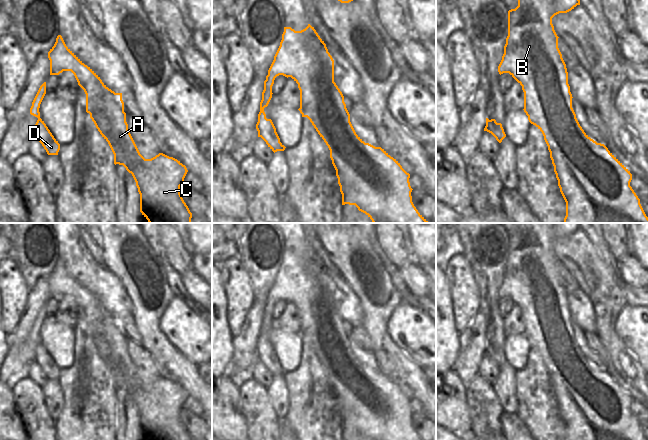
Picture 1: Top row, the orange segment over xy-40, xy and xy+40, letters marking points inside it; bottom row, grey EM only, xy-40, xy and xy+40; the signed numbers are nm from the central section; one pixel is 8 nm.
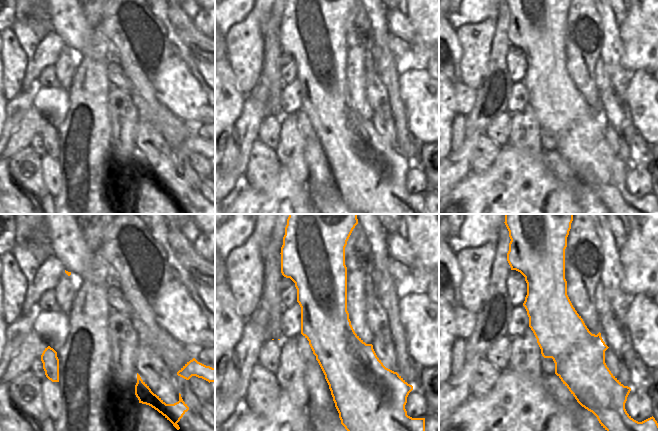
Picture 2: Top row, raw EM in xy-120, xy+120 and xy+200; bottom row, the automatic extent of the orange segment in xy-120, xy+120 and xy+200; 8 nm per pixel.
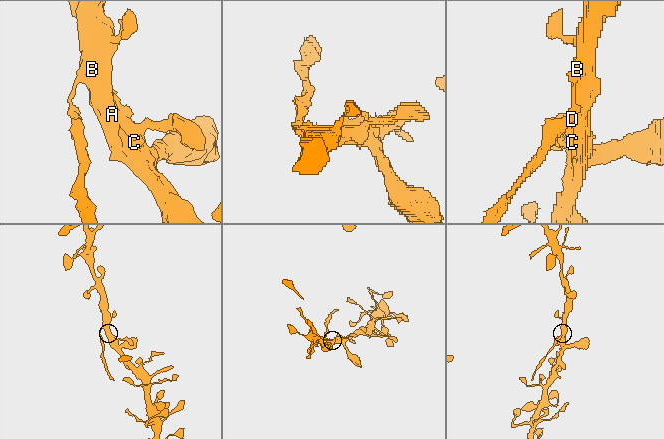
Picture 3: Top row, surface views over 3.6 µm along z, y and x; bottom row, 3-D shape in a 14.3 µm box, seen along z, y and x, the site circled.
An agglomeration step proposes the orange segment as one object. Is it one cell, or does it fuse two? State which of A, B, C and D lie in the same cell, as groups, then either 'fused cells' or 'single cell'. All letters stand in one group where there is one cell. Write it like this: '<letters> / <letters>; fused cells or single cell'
A B C / D; fused cells

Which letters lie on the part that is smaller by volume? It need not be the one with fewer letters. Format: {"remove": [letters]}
{"remove": ["D"]}

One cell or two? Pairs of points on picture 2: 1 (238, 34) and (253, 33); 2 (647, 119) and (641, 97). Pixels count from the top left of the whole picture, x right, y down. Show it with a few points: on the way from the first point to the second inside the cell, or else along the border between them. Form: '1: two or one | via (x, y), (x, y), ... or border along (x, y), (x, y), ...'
1: one | via (242, 36), (249, 34)
2: one | via (647, 114), (646, 102)

